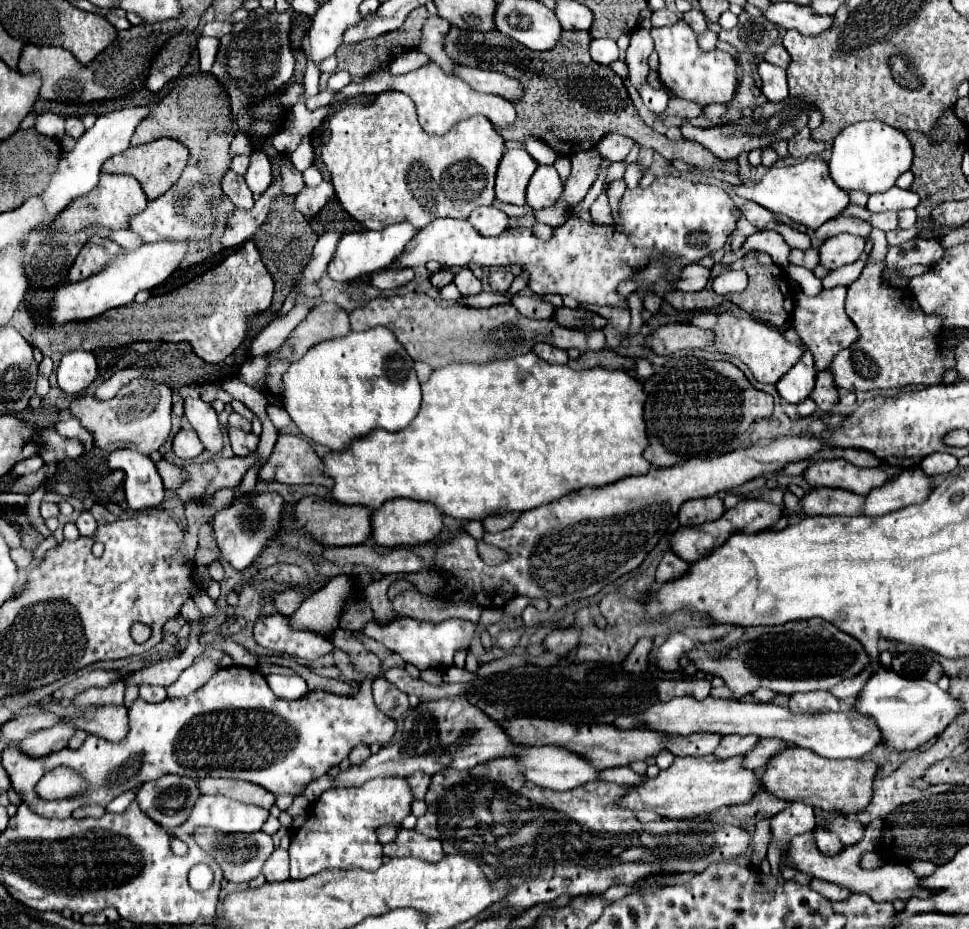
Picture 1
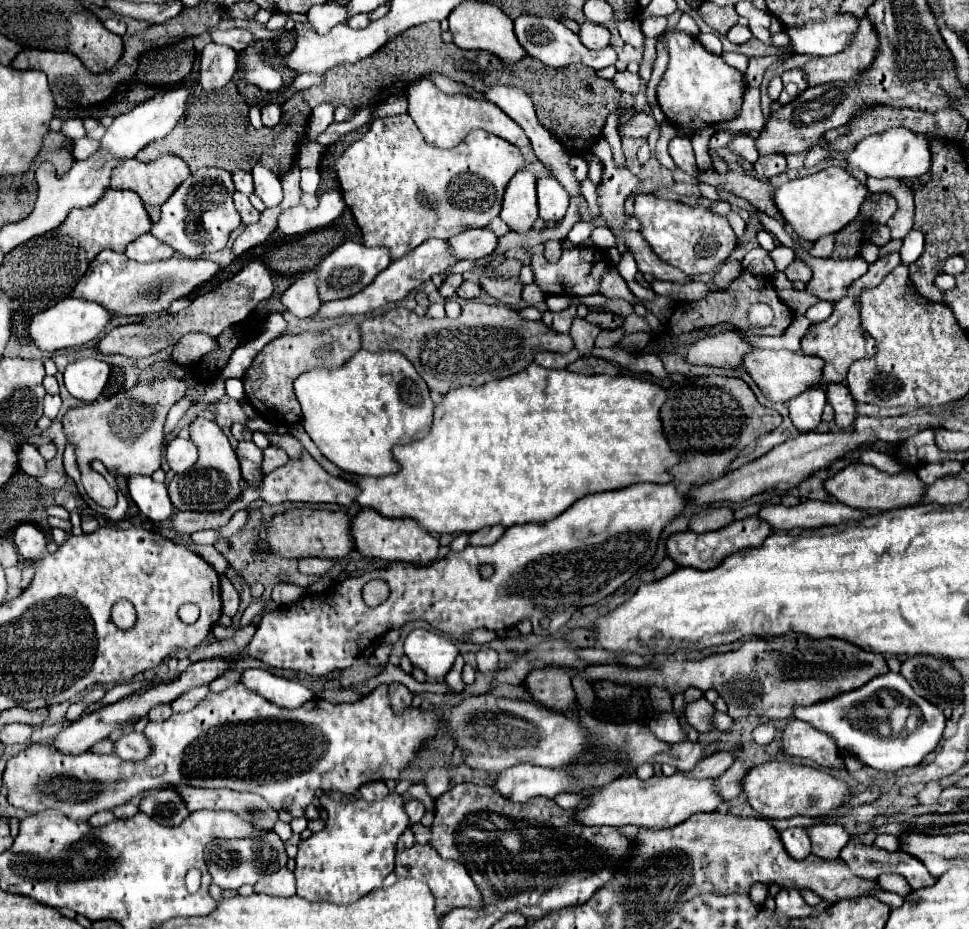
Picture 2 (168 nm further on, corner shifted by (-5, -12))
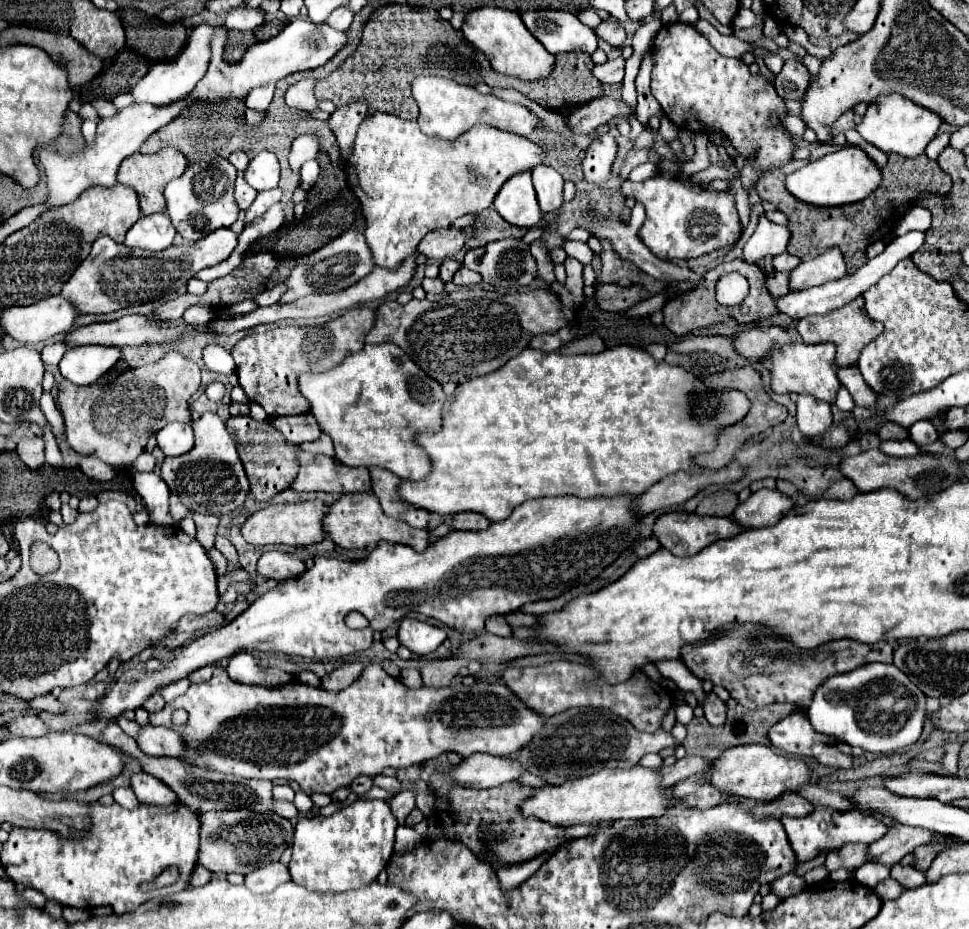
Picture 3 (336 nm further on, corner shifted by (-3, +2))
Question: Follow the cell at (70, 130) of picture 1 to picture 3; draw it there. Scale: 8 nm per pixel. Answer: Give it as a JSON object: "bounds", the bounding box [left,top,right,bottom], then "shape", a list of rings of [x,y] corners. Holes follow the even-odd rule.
{"bounds":[93,98,119,118],"shape":[[[105,98],[95,100],[93,106],[95,106],[95,110],[99,112],[101,118],[111,118],[111,116],[115,116],[115,112],[119,112],[119,110],[113,106],[113,102],[111,102],[111,100],[105,100]]]}

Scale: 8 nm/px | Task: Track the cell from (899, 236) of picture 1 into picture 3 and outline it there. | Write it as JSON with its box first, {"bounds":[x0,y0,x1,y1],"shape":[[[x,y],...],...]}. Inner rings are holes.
{"bounds":[797,298,883,368],"shape":[[[855,298],[853,302],[845,304],[839,310],[833,310],[829,314],[823,314],[823,316],[807,316],[807,318],[797,320],[797,332],[801,334],[801,340],[805,344],[833,342],[837,346],[837,358],[835,358],[835,362],[837,362],[839,368],[843,368],[843,366],[853,366],[859,360],[861,350],[883,332],[883,324],[881,322],[875,322],[875,320],[871,320],[867,316],[863,298]]]}

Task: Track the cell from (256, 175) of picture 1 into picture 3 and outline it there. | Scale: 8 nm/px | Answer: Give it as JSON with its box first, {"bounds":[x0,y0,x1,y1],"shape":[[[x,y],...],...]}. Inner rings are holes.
{"bounds":[245,152,279,192],"shape":[[[259,152],[245,170],[245,182],[257,192],[271,190],[279,182],[279,162],[273,152]]]}

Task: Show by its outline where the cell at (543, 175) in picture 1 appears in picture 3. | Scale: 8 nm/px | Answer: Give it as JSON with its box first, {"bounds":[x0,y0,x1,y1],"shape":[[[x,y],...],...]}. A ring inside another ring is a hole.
{"bounds":[533,166,563,212],"shape":[[[537,166],[533,170],[533,186],[537,192],[537,200],[541,210],[547,212],[555,212],[561,208],[563,204],[563,176],[551,168],[551,166]]]}

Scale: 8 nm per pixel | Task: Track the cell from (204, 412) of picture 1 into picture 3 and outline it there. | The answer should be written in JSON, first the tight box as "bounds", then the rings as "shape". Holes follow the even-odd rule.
{"bounds":[161,412,249,516],"shape":[[[207,412],[201,416],[201,420],[193,422],[193,430],[193,450],[173,460],[165,460],[161,466],[161,478],[191,512],[217,516],[231,514],[235,508],[243,506],[245,496],[249,492],[249,480],[235,450],[235,442],[225,430],[225,422],[215,412]]]}

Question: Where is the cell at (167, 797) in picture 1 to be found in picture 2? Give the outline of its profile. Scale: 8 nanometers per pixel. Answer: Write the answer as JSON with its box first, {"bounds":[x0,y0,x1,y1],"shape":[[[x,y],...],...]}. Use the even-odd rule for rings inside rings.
{"bounds":[139,788,191,826],"shape":[[[175,788],[147,792],[147,796],[139,804],[139,810],[165,826],[181,824],[191,814]]]}

